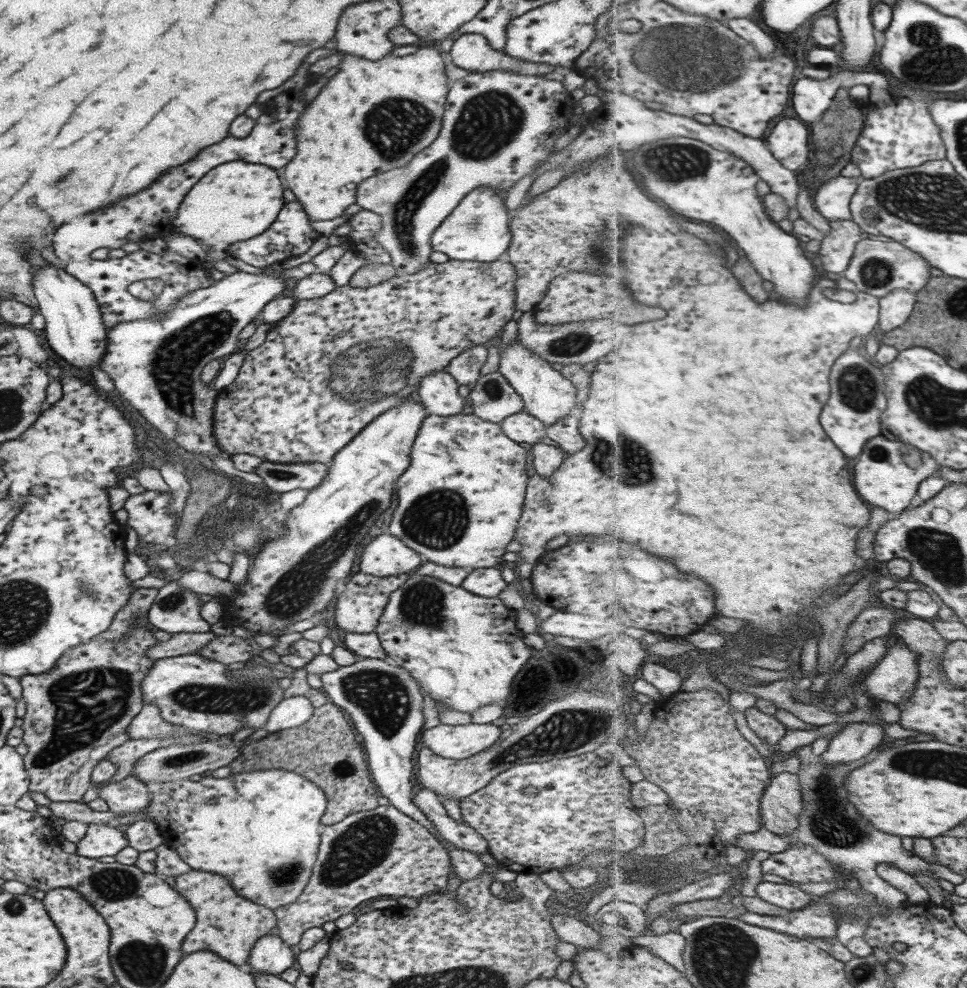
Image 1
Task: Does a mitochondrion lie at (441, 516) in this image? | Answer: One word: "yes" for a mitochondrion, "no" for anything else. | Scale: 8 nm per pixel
yes

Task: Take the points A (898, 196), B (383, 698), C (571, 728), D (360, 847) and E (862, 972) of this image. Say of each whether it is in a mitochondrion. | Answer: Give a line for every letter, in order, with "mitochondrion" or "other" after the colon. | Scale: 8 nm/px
A: mitochondrion
B: mitochondrion
C: mitochondrion
D: mitochondrion
E: mitochondrion

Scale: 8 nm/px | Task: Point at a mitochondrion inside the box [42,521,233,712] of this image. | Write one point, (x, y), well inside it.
(171, 602)

